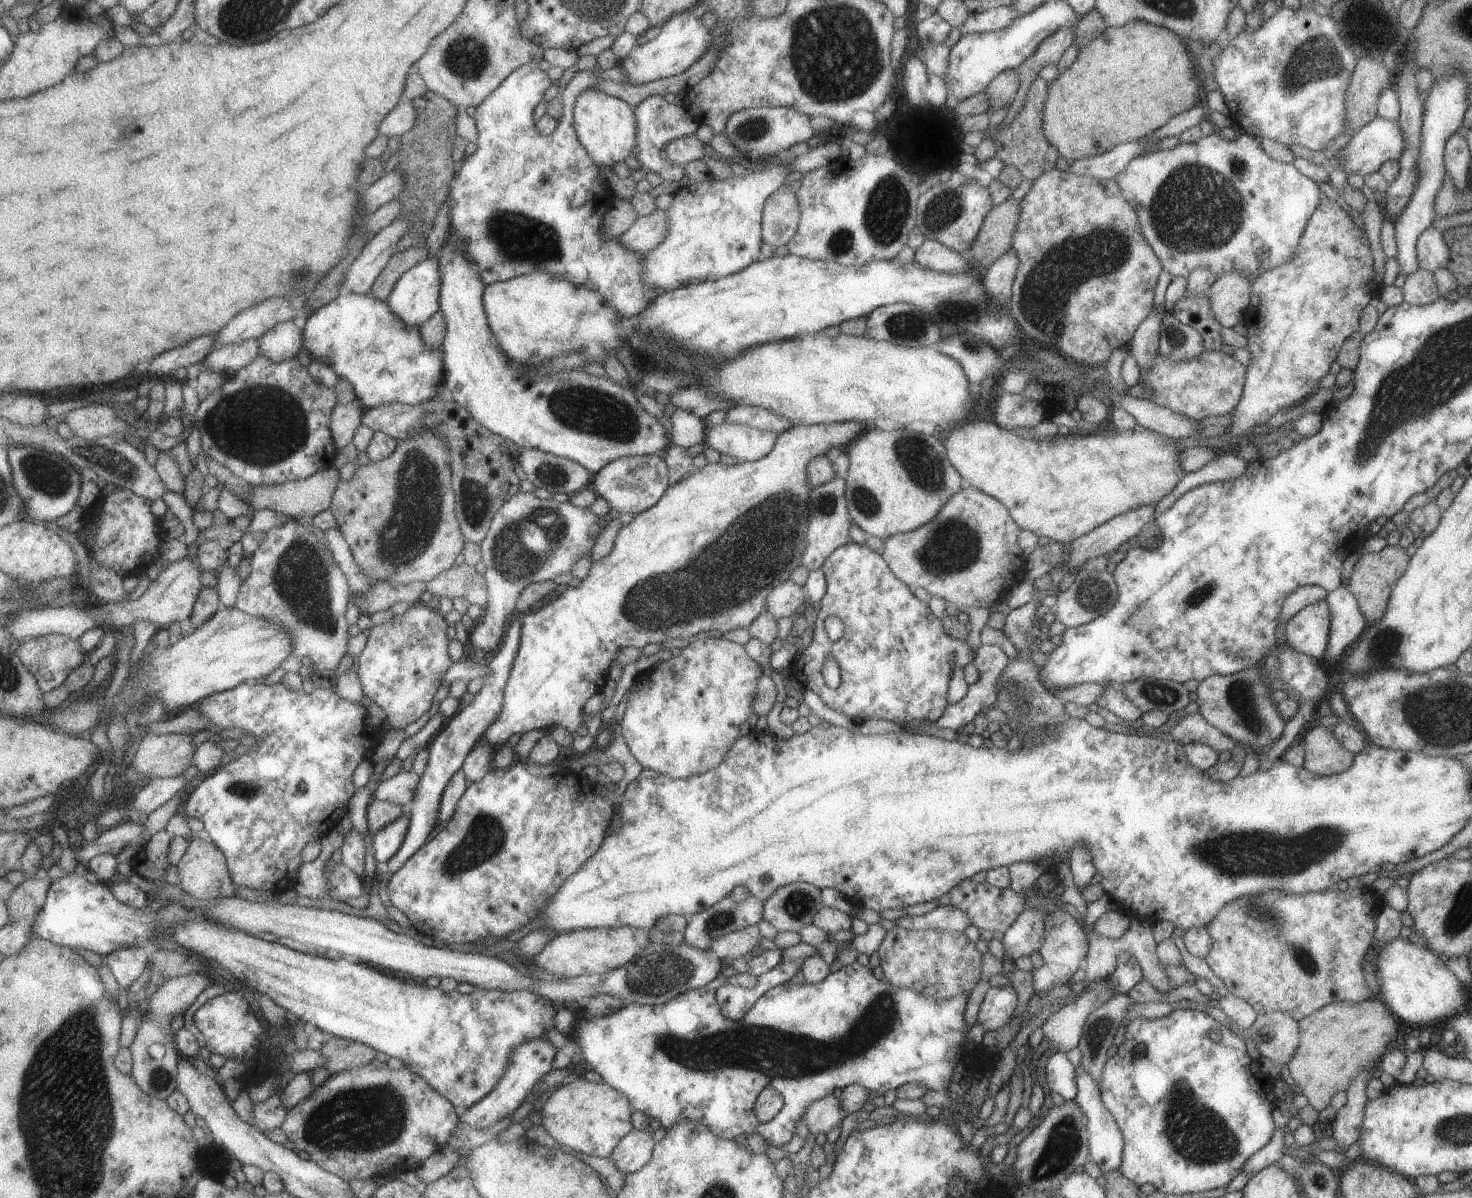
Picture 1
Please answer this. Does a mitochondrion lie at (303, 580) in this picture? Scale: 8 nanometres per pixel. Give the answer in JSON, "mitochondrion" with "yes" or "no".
{"mitochondrion":"yes"}

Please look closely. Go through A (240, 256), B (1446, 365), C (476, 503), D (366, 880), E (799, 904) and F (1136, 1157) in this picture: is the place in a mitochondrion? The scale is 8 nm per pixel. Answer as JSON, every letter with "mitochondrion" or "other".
{"A":"other","B":"mitochondrion","C":"mitochondrion","D":"other","E":"mitochondrion","F":"other"}

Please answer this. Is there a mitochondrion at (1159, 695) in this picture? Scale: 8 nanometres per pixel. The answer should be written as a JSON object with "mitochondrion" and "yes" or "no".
{"mitochondrion":"yes"}

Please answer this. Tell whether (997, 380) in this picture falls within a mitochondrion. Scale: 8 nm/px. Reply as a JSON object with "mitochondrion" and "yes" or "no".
{"mitochondrion":"no"}

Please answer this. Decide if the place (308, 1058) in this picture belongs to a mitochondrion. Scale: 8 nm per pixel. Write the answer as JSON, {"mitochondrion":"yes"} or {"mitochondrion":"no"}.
{"mitochondrion":"no"}

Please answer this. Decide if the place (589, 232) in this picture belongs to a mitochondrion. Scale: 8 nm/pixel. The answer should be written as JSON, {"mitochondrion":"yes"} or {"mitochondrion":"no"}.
{"mitochondrion":"no"}

